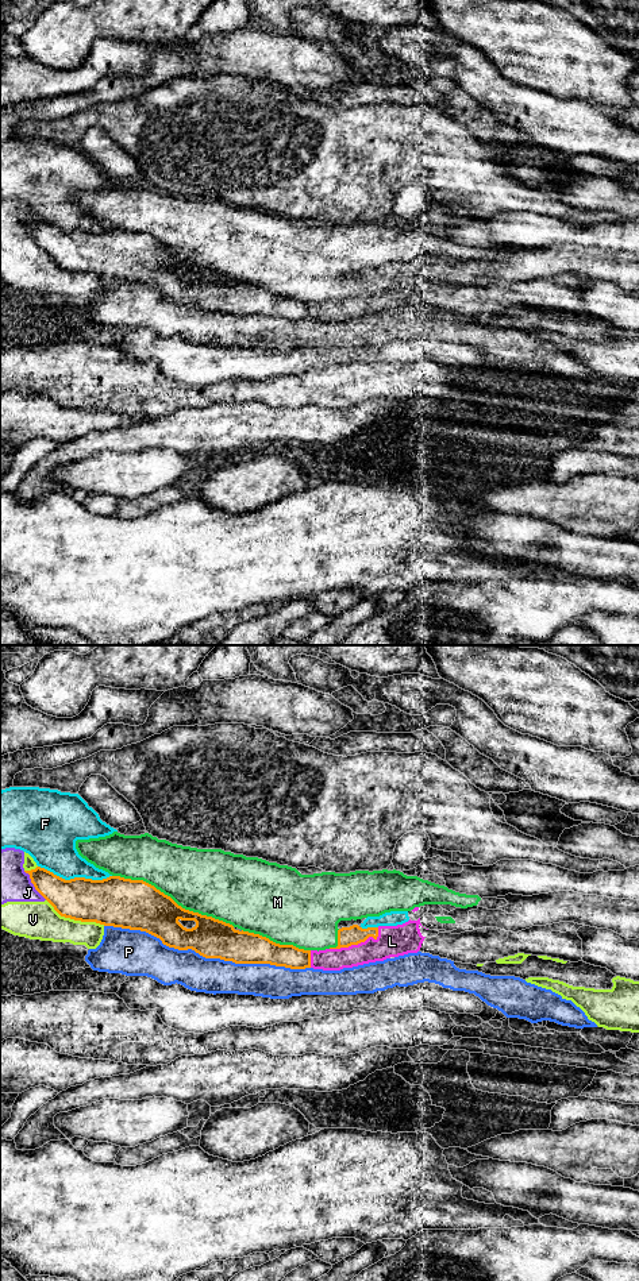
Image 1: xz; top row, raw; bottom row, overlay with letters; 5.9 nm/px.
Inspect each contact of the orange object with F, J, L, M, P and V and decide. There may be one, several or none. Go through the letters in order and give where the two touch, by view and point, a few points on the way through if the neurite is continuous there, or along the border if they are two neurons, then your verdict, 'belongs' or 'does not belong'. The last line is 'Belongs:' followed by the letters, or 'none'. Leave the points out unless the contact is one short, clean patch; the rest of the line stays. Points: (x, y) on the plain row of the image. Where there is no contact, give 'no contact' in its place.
F: meets orange in xz at (74, 230); does not belong
J: meets orange in xz at (33, 235); does not belong
L: meets orange in xz at (357, 296); belongs
M: meets orange in xz at (172, 251); does not belong
P: meets orange in xz at (207, 309); does not belong
V: meets orange in xz at (74, 271); does not belong
Belongs: L

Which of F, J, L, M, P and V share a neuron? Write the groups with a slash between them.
F / J V / L / M / P

